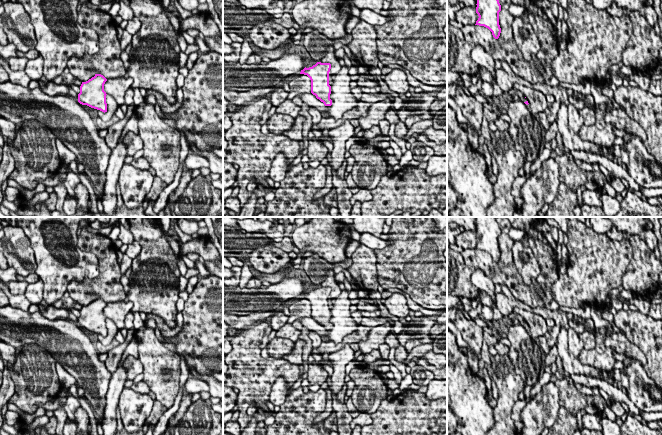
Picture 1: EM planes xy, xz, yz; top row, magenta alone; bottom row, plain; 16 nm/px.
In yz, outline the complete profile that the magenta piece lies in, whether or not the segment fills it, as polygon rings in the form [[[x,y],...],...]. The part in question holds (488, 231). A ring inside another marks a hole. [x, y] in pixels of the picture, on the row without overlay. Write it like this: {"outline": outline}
{"outline": [[[476,217],[477,231],[476,237],[479,242],[475,249],[488,252],[495,263],[498,263],[501,257],[499,249],[499,236],[501,229],[496,217]]]}

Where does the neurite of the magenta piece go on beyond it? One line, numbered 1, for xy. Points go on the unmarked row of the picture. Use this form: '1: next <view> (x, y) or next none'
1: next none

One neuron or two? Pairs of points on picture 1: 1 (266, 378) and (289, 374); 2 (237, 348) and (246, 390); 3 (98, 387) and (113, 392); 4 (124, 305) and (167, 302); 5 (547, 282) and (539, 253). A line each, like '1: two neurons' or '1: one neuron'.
1: one neuron
2: one neuron
3: two neurons
4: two neurons
5: one neuron

